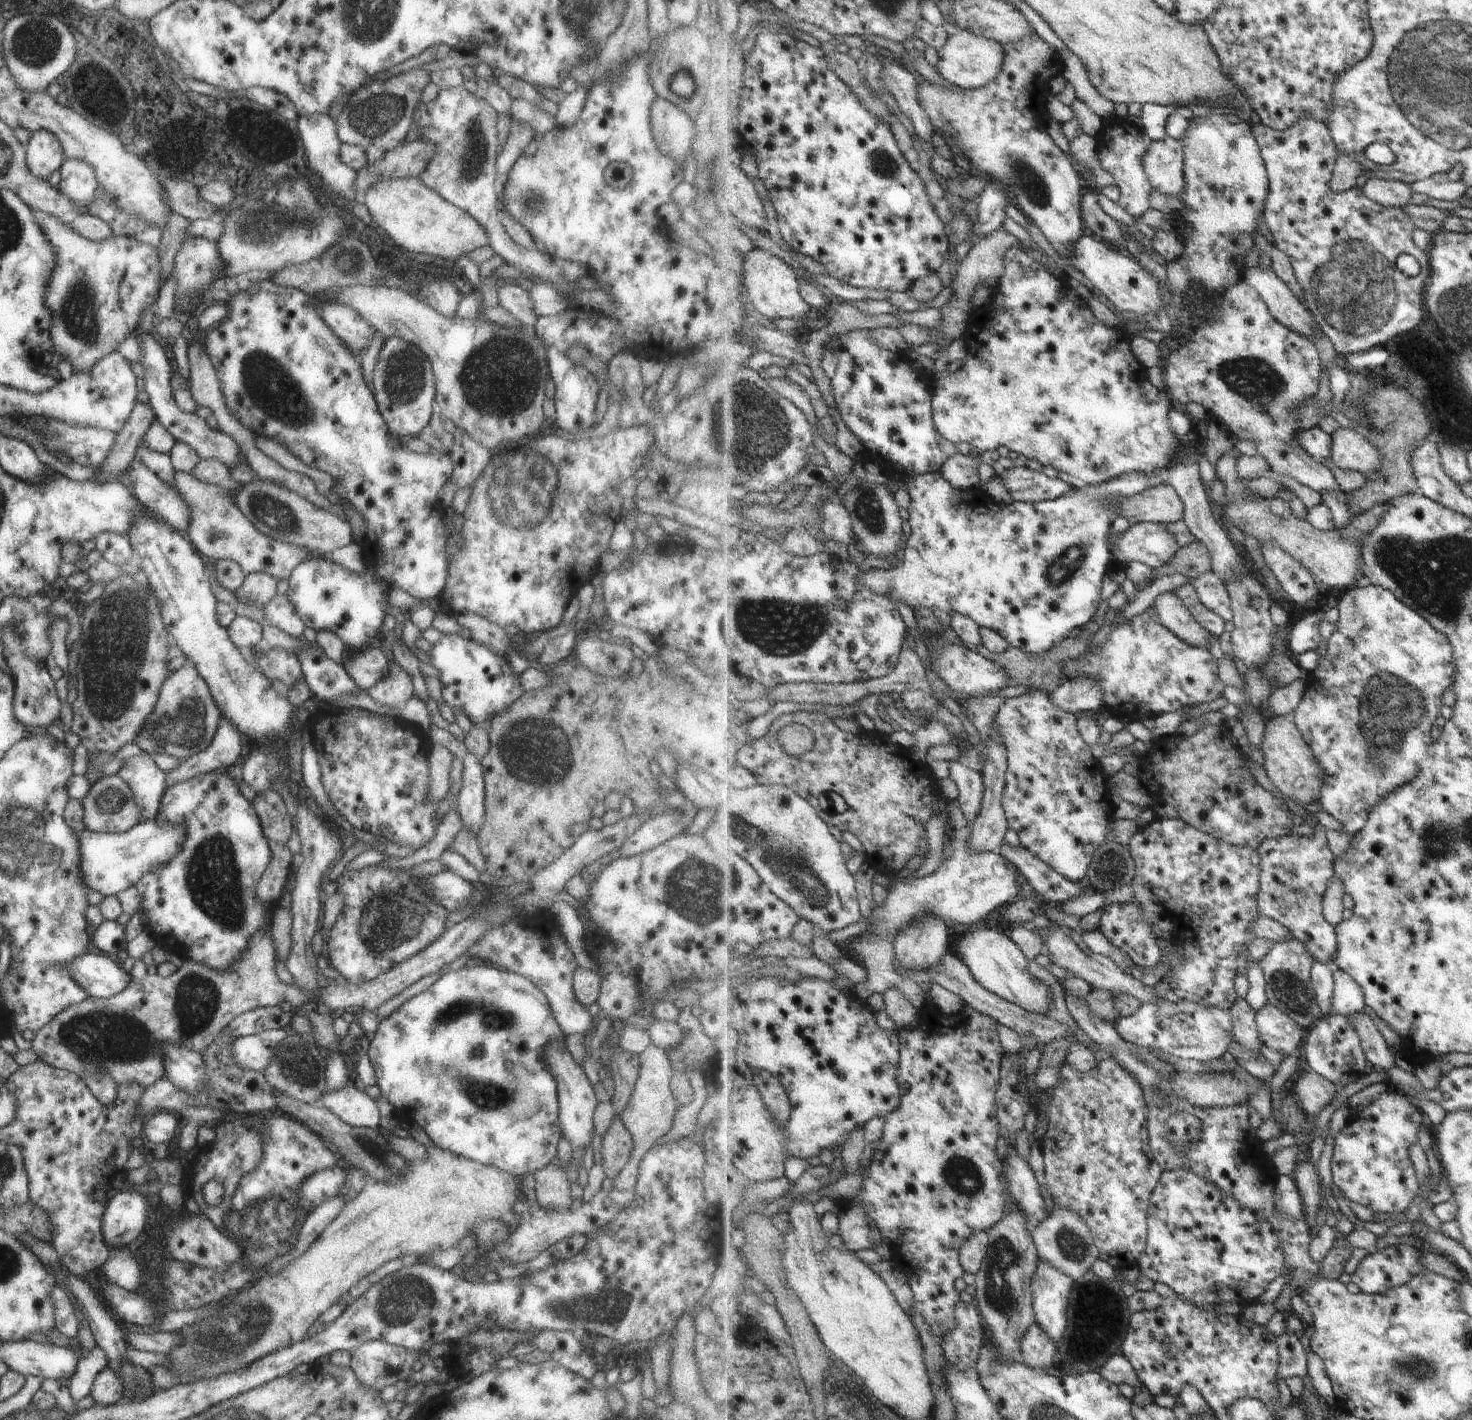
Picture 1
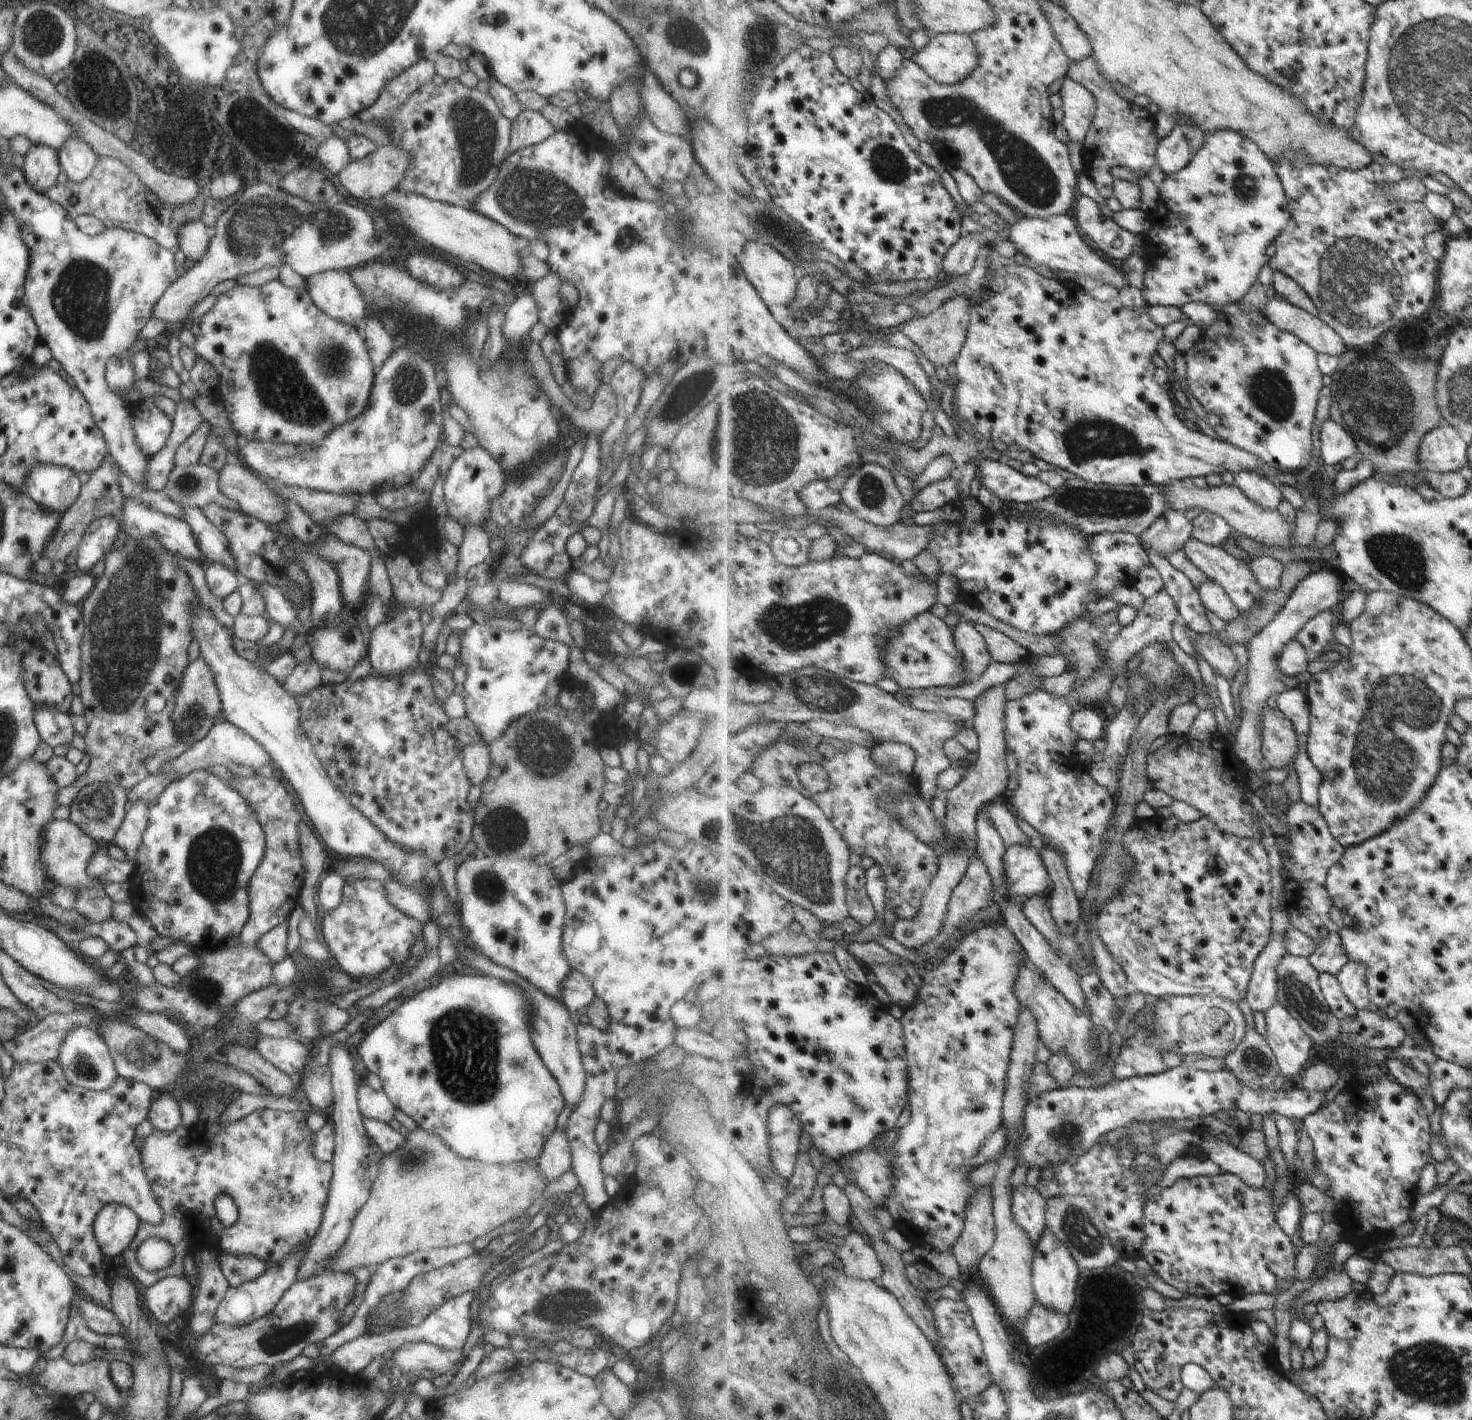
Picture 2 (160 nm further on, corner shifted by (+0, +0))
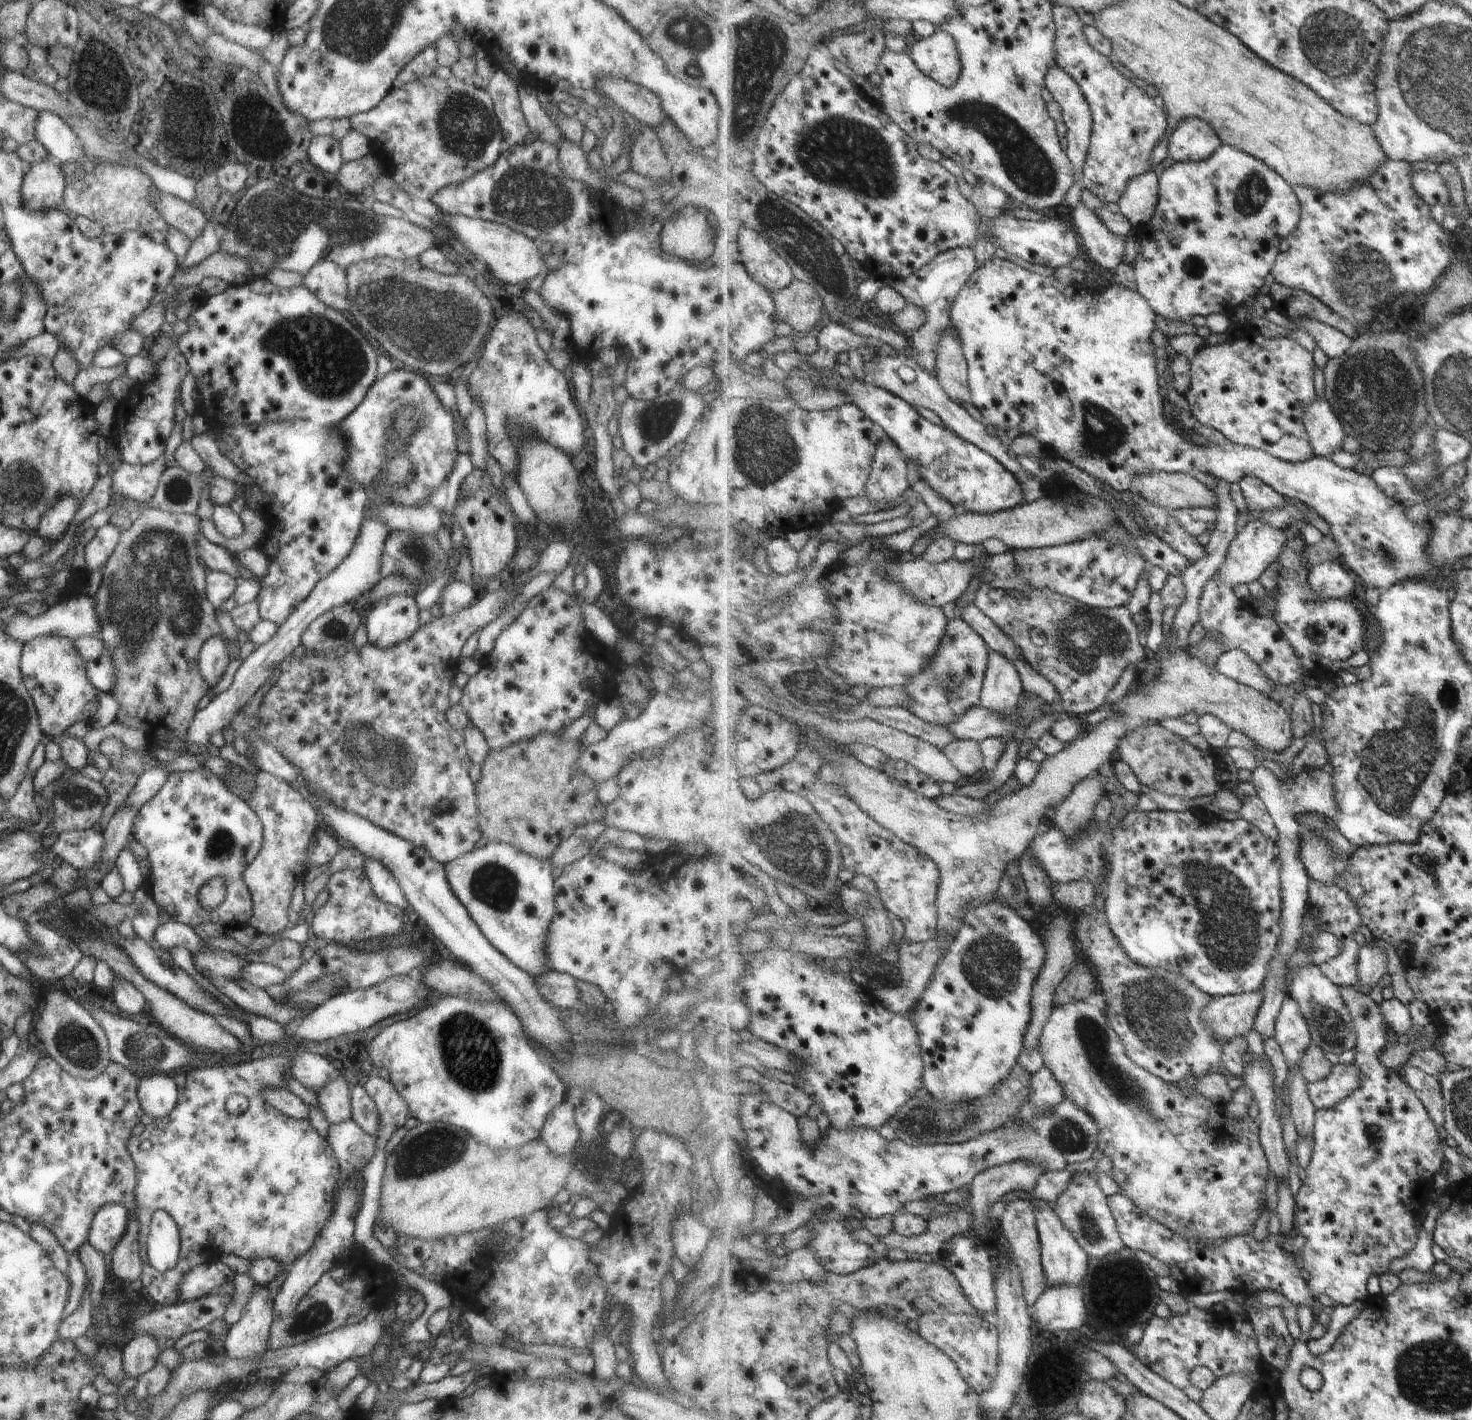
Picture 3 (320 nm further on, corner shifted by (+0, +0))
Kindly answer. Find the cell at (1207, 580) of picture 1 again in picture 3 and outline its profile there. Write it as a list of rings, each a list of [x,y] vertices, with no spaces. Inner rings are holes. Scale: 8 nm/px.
[[[1261,520],[1249,521],[1229,547],[1224,565],[1205,585],[1200,600],[1200,623],[1208,630],[1208,634],[1217,634],[1223,638],[1223,652],[1247,652],[1266,673],[1269,673],[1276,684],[1295,684],[1301,681],[1305,669],[1286,640],[1276,617],[1269,618],[1257,614],[1258,610],[1250,601],[1237,598],[1233,588],[1237,584],[1255,582],[1261,574],[1273,569],[1289,538],[1289,532],[1283,529],[1269,526]]]

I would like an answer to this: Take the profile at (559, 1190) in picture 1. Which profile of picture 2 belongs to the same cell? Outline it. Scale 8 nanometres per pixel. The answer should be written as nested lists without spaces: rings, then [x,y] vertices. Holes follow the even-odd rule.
[[[555,1128],[549,1134],[537,1159],[538,1169],[546,1182],[560,1177],[570,1169],[570,1146],[564,1131]]]

